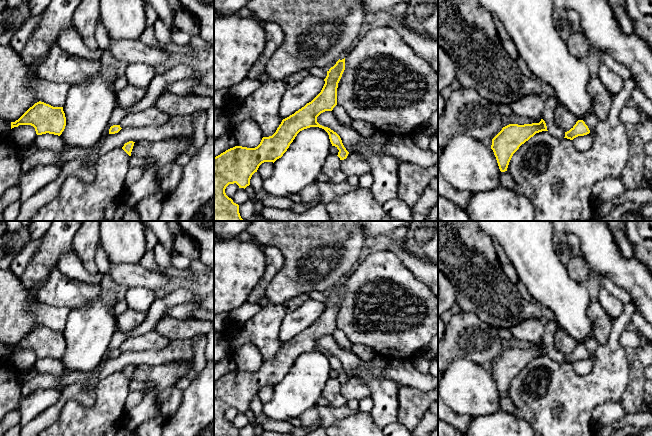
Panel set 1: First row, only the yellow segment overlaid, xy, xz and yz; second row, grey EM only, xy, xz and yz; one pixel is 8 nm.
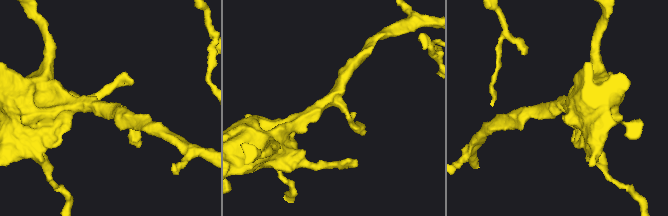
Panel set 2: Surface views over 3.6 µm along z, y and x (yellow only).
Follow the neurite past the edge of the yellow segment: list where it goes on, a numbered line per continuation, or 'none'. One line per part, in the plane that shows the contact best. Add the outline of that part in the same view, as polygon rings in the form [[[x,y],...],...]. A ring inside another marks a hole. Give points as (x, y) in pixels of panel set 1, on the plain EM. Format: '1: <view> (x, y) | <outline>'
none

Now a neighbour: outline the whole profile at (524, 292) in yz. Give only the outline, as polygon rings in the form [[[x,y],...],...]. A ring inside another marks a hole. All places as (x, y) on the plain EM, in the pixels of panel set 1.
[[[519,280],[516,284],[521,296],[527,300],[527,301],[532,301],[533,298],[531,296],[531,294],[529,293],[529,291],[527,290],[526,286]]]

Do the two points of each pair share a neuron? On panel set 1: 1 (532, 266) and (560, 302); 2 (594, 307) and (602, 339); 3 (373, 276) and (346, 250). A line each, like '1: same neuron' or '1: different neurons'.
1: same neuron
2: same neuron
3: different neurons

